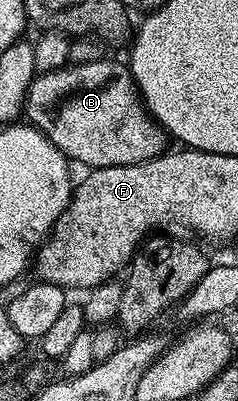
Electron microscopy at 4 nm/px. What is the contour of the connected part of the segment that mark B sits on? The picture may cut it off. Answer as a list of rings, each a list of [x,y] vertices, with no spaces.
[[[104,57],[88,64],[68,65],[60,71],[44,71],[36,74],[27,91],[25,119],[36,127],[68,160],[84,163],[84,168],[112,167],[113,165],[137,165],[162,155],[168,150],[169,136],[147,111],[139,87],[131,76],[126,62]]]

